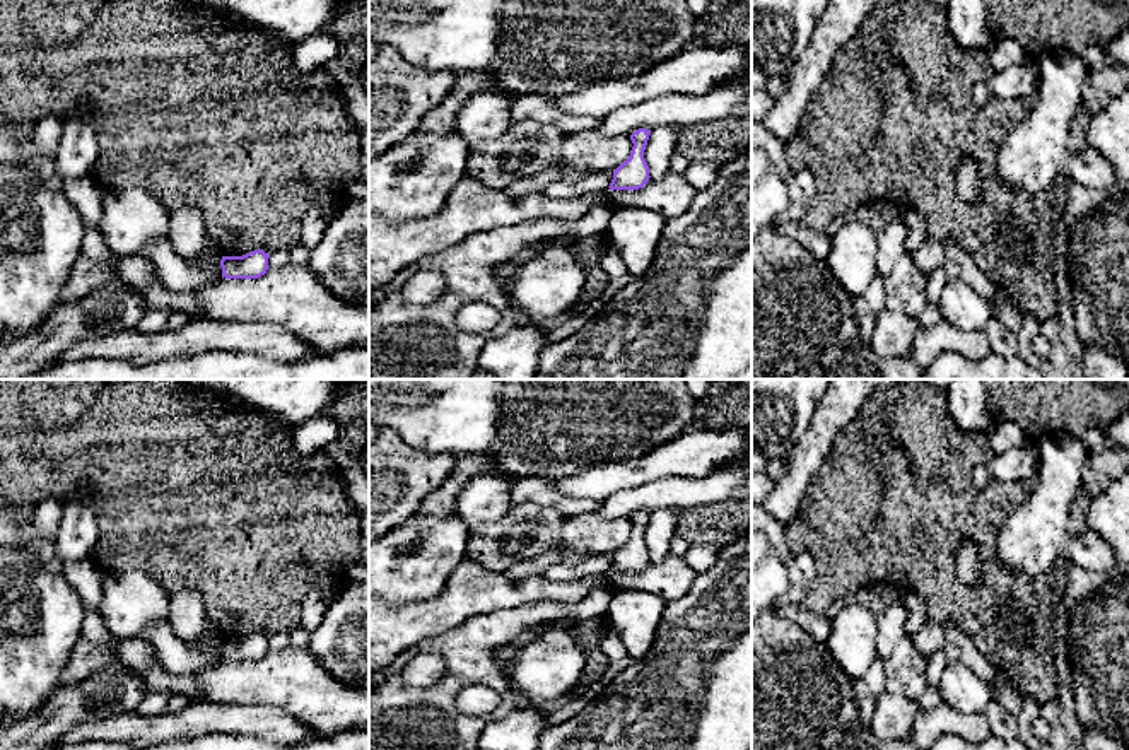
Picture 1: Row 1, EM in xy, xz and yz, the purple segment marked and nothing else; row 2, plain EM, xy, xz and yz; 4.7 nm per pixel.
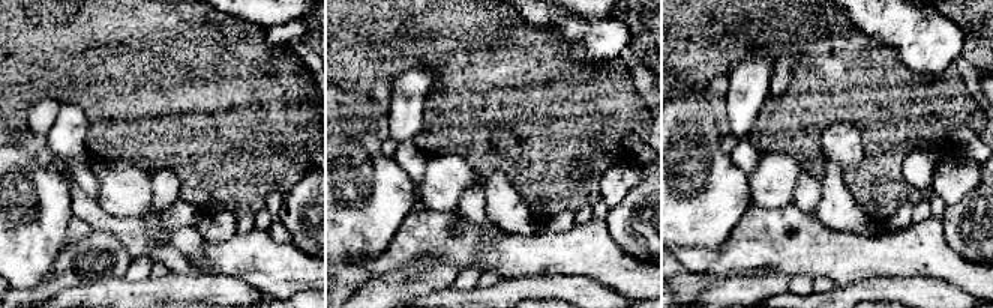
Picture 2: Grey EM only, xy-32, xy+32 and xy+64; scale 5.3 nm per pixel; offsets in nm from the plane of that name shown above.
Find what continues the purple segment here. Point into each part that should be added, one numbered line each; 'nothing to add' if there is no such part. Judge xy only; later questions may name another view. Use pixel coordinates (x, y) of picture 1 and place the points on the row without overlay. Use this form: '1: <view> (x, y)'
nothing to add

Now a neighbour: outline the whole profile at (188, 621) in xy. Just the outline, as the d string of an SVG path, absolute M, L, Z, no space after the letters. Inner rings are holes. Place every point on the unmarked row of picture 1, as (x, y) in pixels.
M183 586L169 593L171 630L195 653L222 658L220 644L214 642L215 627L208 622L200 593Z

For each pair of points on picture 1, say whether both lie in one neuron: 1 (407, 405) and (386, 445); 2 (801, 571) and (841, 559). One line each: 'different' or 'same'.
1: different
2: different

